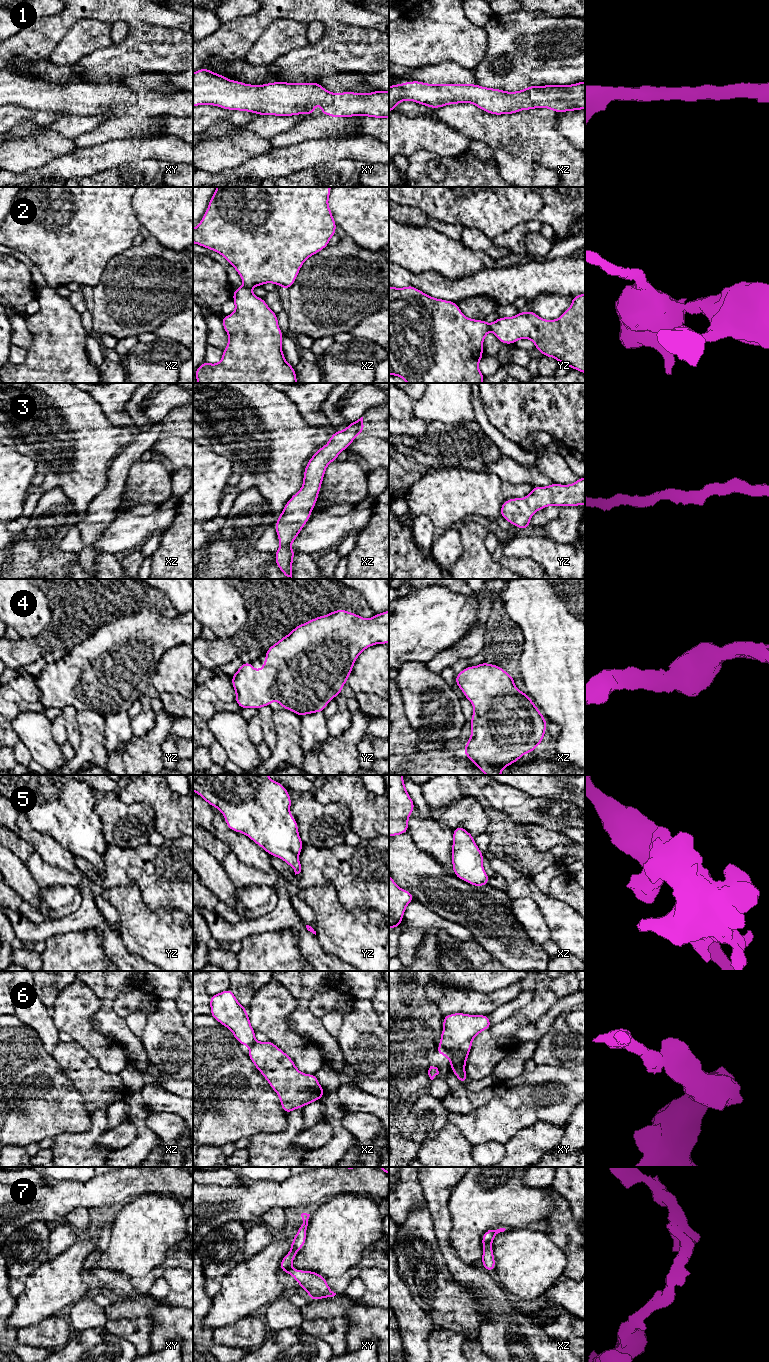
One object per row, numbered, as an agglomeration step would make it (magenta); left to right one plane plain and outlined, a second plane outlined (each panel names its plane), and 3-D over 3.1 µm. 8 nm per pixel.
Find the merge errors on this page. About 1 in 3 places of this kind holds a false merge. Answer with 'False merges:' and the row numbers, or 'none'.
False merges: 2, 6

